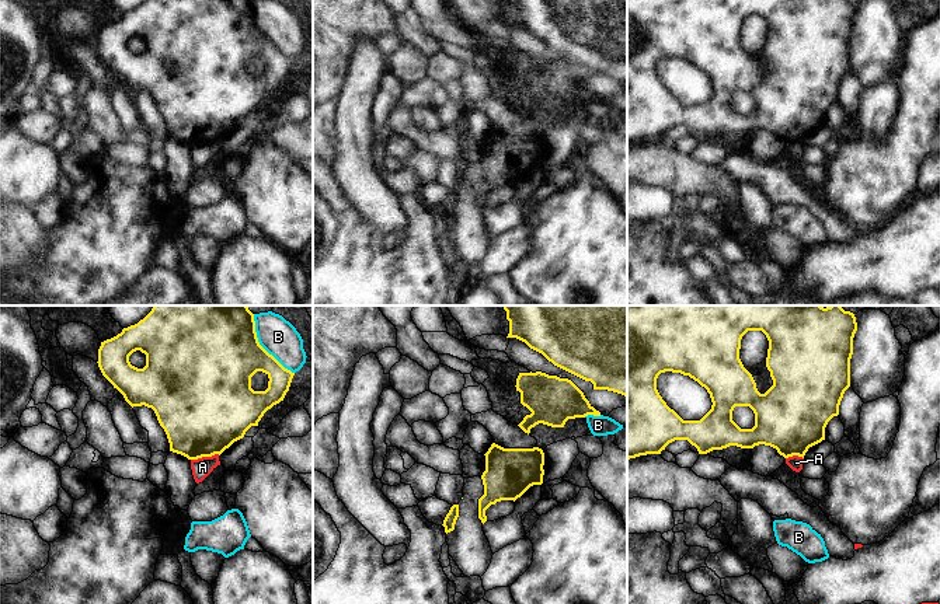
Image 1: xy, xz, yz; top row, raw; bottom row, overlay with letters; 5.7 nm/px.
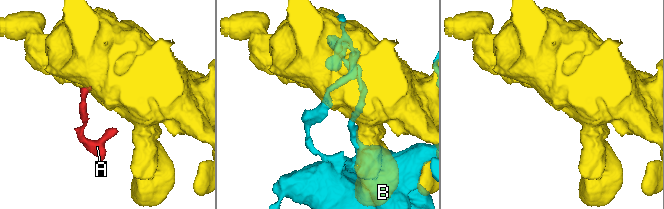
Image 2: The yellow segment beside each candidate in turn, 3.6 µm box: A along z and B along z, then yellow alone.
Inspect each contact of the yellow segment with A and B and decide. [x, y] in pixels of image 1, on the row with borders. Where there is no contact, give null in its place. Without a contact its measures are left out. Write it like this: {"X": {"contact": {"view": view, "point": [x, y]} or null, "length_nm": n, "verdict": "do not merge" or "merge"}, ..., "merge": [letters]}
{"A": {"contact": {"view": "xy", "point": [205, 456]}, "length_nm": 170, "verdict": "do not merge"}, "B": {"contact": {"view": "xy", "point": [261, 346]}, "length_nm": 420, "verdict": "do not merge"}, "merge": []}

